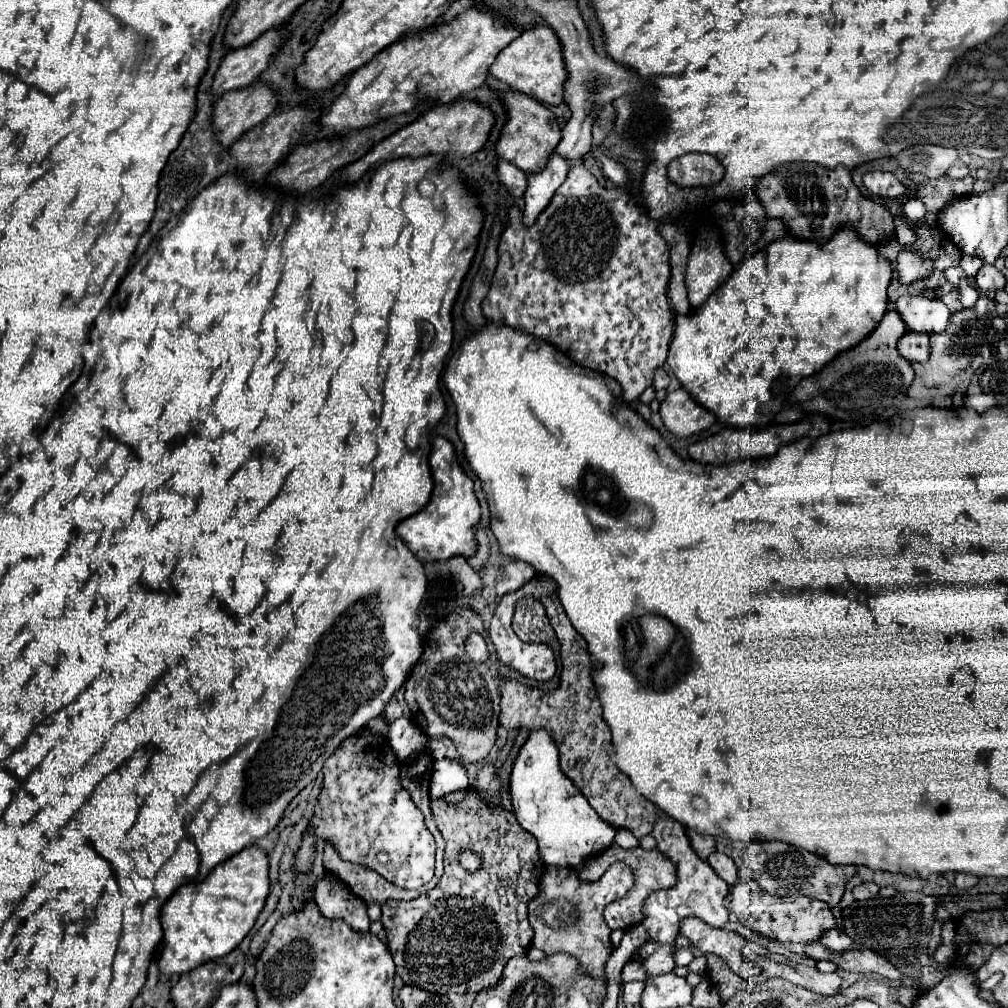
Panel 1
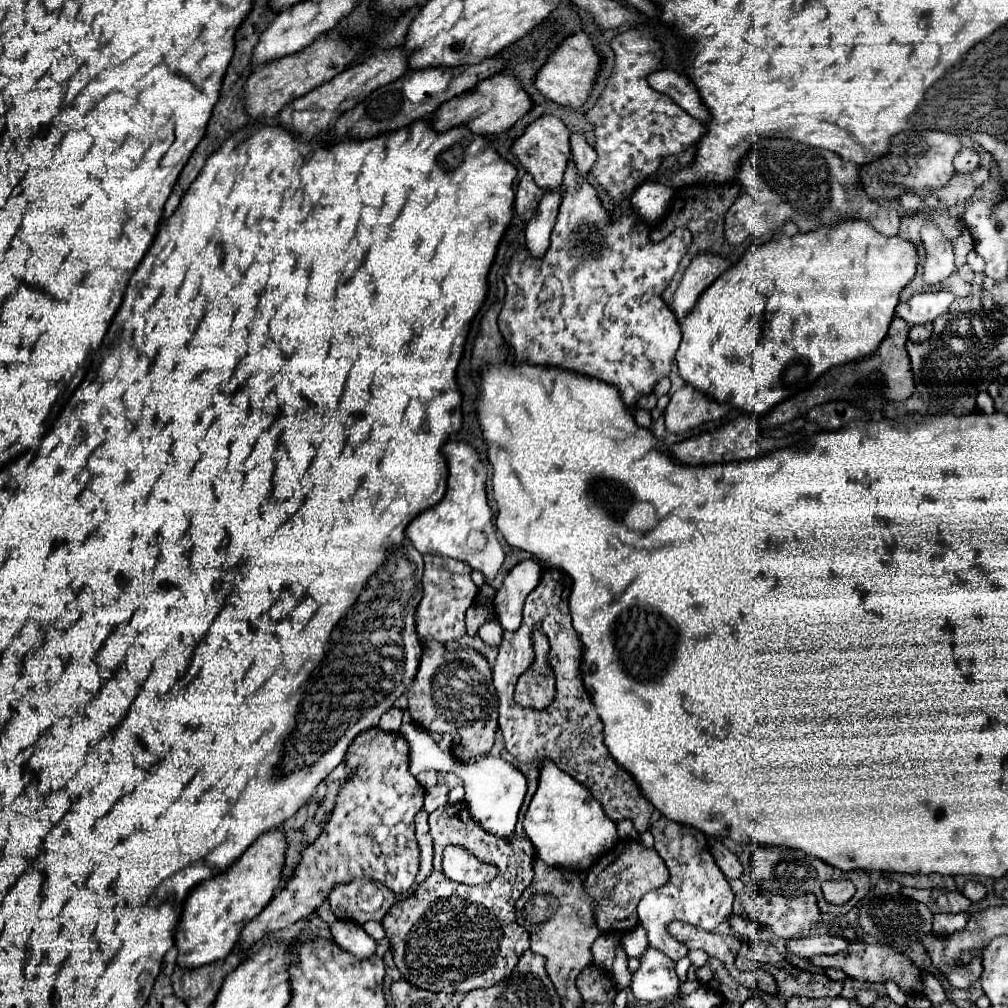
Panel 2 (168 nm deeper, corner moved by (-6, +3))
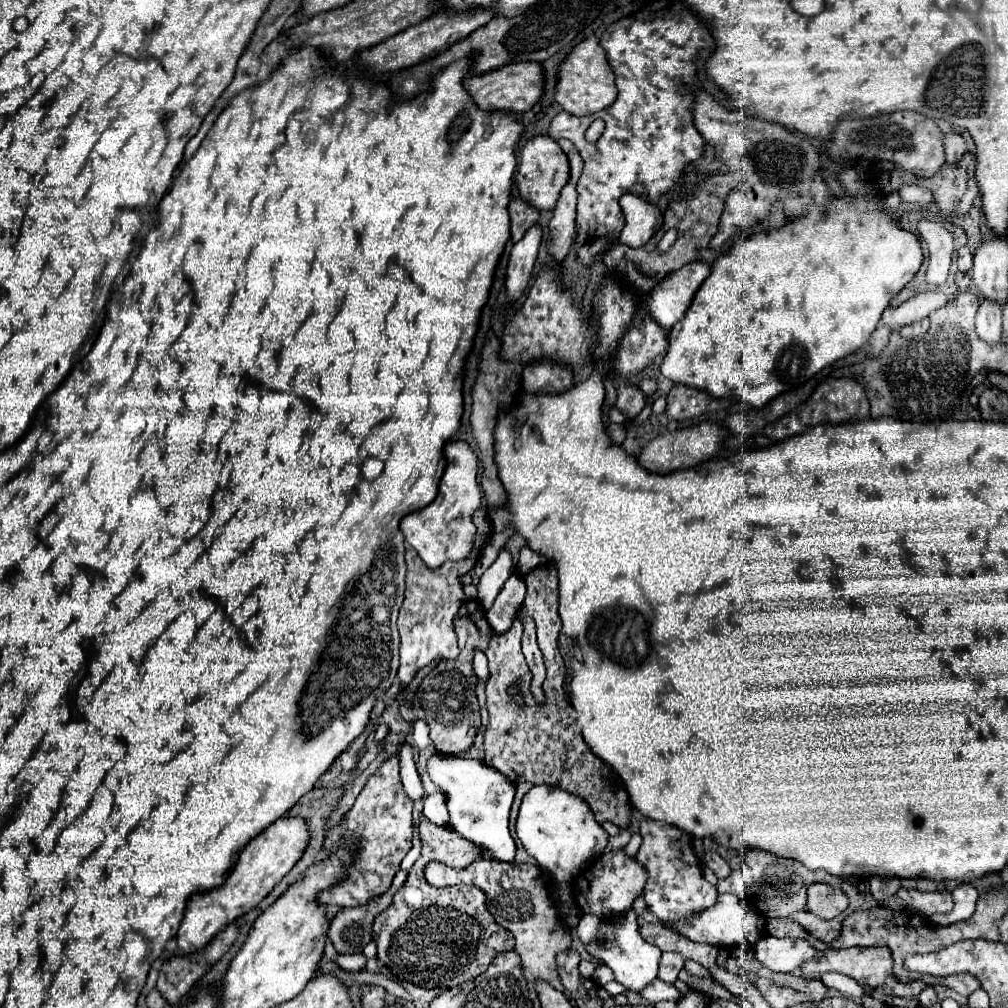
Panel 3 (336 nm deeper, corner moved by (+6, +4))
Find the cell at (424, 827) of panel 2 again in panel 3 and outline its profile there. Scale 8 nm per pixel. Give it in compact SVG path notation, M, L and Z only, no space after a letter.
M398 871L387 893L383 897L377 897L375 901L369 901L367 907L341 909L335 915L327 935L337 953L361 953L363 951L361 947L365 947L371 941L373 919L391 905L391 895L393 898L403 886L407 875L407 872Z

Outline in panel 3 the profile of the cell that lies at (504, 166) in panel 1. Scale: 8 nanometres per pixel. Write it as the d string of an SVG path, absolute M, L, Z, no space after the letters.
M521 197L511 199L509 215L511 215L511 241L513 243L523 239L527 229L539 221L539 211L535 207L527 205Z

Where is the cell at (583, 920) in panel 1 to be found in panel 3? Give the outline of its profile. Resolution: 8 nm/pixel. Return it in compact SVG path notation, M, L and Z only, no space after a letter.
M479 857L465 869L453 869L443 863L429 863L425 869L425 877L433 887L447 887L447 885L475 885L485 893L485 905L497 925L507 929L515 937L515 953L521 957L523 963L523 975L527 979L527 985L531 987L531 993L535 991L535 979L547 981L551 987L559 989L563 995L569 997L567 989L563 989L555 965L555 955L563 949L569 949L571 945L571 931L569 927L559 919L557 909L549 897L547 881L537 873L537 867L533 865L503 865L501 861Z

